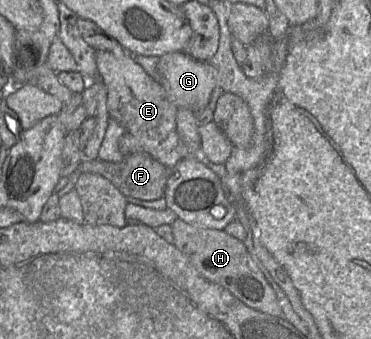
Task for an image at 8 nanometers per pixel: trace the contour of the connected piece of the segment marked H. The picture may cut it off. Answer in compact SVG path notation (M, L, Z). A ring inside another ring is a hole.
M179 218L172 224L172 231L175 247L188 257L203 278L229 291L243 305L283 318L276 292L261 272L262 264L248 252L242 241L224 230L194 227Z

